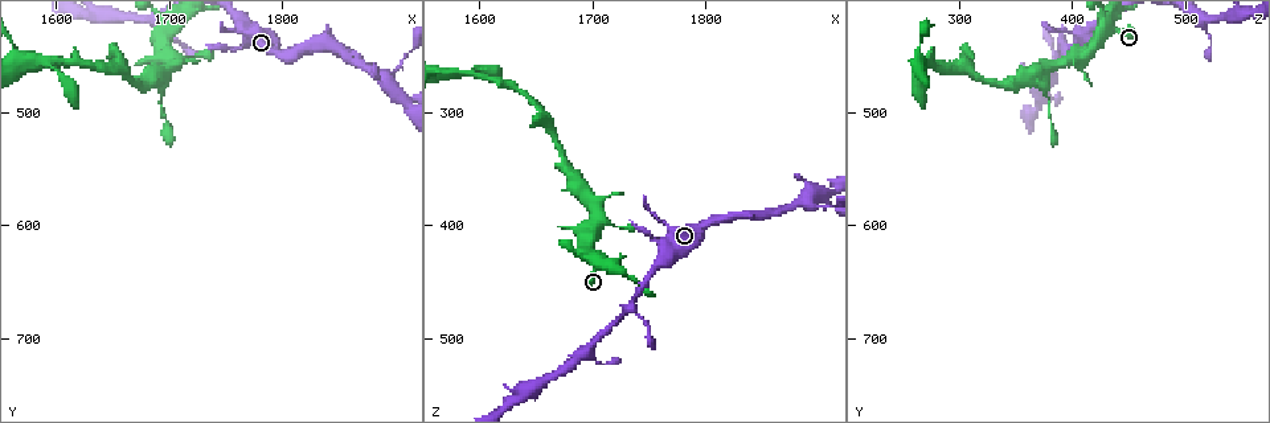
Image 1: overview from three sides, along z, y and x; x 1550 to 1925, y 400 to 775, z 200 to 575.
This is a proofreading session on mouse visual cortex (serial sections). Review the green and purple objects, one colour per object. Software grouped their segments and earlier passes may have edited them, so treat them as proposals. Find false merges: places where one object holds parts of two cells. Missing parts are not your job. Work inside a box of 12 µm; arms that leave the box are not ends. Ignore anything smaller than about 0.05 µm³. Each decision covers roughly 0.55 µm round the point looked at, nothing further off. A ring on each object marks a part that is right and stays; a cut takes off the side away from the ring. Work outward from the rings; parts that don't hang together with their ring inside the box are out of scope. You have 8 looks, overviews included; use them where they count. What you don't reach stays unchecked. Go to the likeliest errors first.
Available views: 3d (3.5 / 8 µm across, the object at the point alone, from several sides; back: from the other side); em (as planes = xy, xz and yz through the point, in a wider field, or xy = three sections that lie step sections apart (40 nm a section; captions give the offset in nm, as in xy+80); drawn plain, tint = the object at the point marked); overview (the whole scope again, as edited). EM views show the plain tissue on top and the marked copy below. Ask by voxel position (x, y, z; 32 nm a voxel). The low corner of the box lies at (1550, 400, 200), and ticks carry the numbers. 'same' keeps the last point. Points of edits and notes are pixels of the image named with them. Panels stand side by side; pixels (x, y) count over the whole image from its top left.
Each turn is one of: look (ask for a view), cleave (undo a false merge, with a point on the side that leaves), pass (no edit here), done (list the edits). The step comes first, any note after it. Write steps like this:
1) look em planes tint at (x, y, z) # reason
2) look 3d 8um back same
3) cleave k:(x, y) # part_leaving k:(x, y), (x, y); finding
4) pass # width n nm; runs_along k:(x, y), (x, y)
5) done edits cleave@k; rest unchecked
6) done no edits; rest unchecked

look 3d 3.5um at (1890, 468, 380) # three-way junction

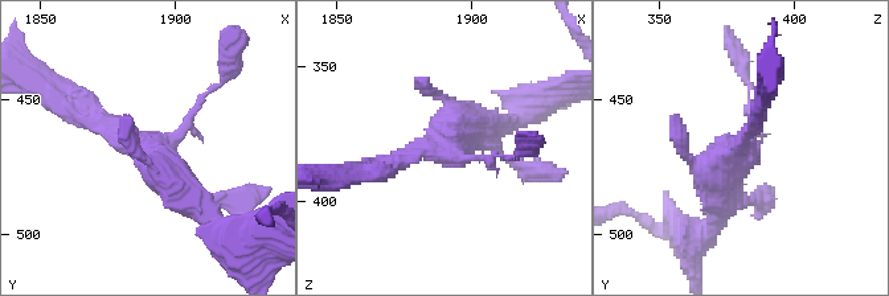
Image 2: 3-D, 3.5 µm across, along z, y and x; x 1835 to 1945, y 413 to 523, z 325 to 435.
look em xy step 3 tint at (1889, 468, 379) # shape alone is not enough

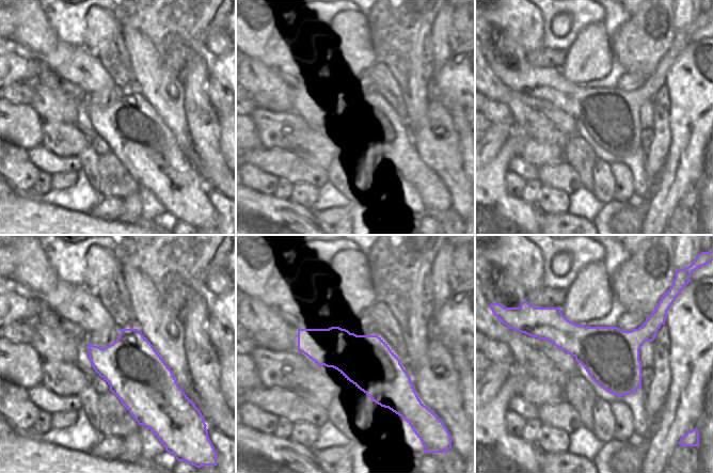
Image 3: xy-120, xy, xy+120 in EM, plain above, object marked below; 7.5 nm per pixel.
pass # runs_along 2:(74, 95), (151, 152), (204, 213); one cell here

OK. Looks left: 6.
look 3d 3.5um at (1692, 468, 372) # branch point

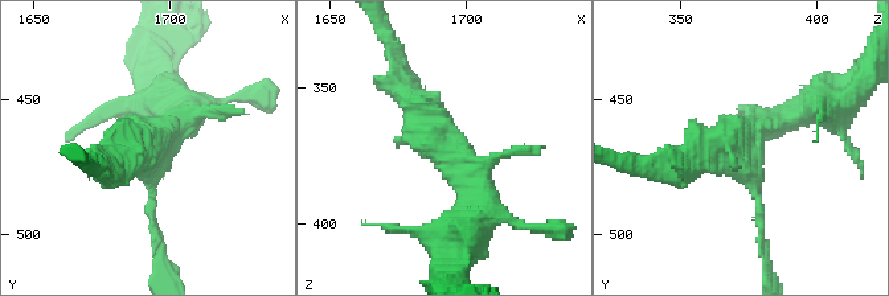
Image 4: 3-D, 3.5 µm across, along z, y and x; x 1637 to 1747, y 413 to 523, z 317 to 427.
look em xy step 1 tint at (1694, 466, 371) # need the tissue

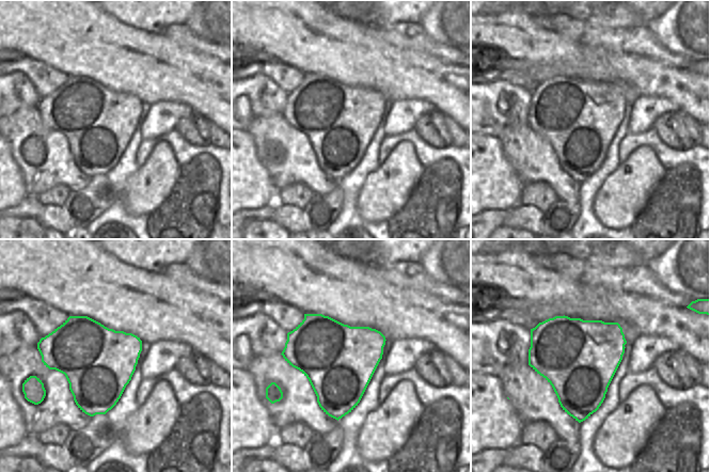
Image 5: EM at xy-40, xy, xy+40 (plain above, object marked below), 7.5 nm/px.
pass # width 550 nm; runs_along 4:(484, 208), (476, 175), (402, 79); all the same cell

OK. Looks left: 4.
look 3d 8um back at (1662, 462, 306) # arms part here

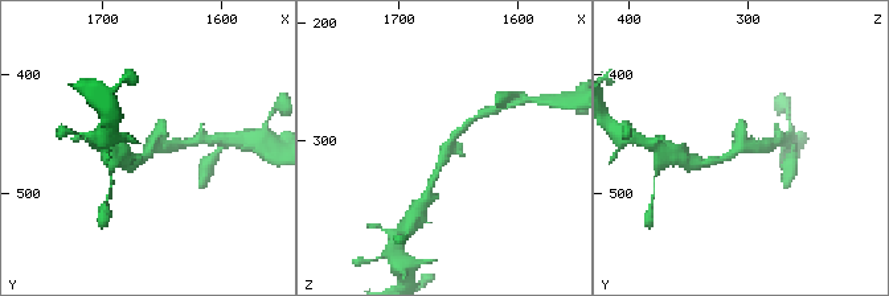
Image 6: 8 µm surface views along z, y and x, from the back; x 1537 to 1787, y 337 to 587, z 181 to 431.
look em xy step 2 tint at (1660, 464, 308)

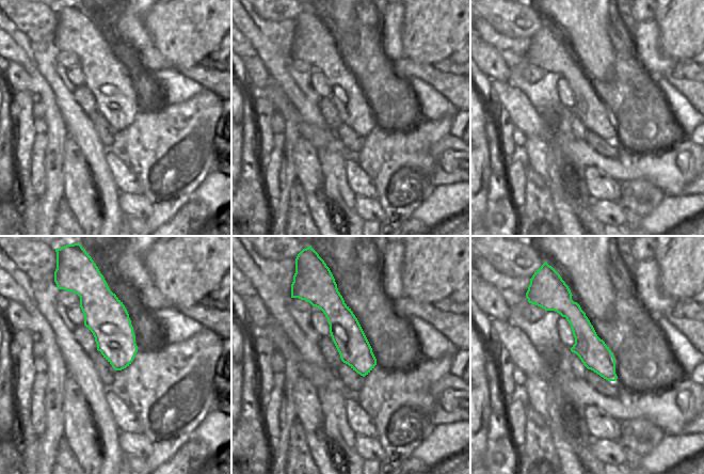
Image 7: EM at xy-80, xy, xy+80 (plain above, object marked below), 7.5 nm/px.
pass # runs_along 6:(434, 179), (451, 136), (471, 120); all the same cell

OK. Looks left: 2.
done no edits; rest unchecked

